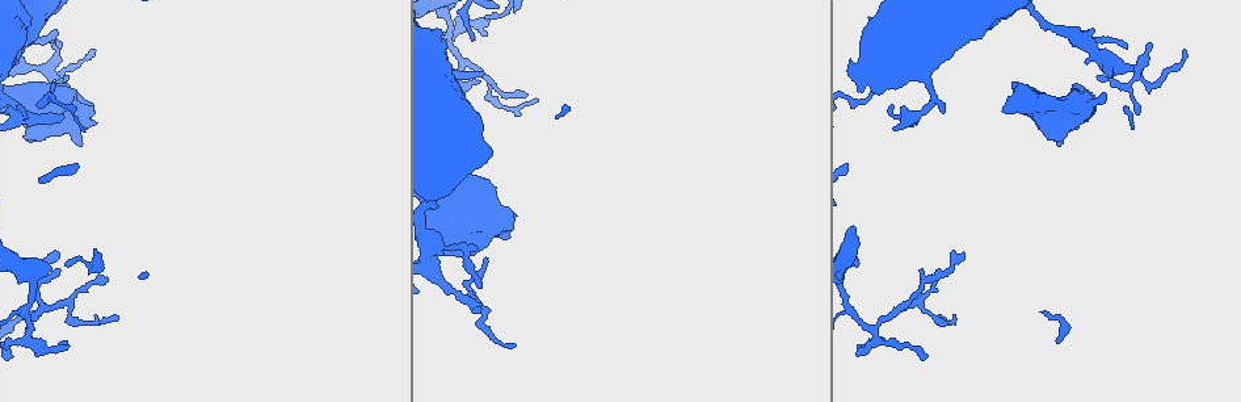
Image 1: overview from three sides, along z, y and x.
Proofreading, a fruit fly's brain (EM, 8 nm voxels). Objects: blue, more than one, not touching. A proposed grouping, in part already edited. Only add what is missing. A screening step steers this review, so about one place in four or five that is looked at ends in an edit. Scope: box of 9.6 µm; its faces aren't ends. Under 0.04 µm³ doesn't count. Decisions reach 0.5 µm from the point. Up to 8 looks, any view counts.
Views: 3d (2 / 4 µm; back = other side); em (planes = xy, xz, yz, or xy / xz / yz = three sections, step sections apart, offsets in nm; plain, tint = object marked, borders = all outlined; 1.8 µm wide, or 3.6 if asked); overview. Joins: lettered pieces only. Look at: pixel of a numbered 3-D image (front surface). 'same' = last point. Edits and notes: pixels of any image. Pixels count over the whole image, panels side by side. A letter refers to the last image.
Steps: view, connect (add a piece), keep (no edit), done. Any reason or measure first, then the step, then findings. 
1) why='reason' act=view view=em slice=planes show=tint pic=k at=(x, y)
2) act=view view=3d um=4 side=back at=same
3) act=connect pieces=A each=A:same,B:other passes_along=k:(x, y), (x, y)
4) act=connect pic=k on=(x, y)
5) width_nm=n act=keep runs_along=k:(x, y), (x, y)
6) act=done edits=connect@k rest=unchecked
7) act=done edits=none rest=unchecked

why='free end' act=view view=em slice=yz step=4 show=tint pic=1 at=(62, 113)

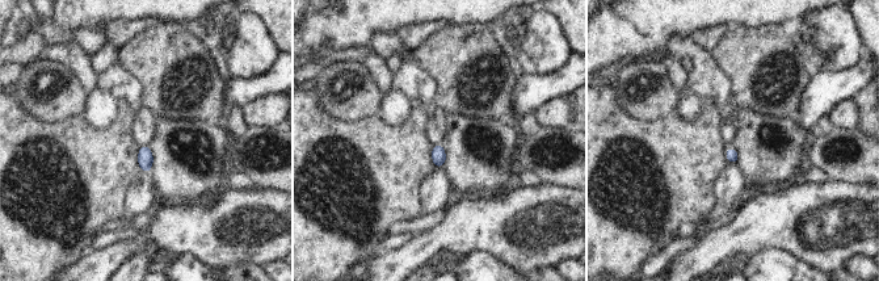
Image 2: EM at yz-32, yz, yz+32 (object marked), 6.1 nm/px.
act=view view=em slice=planes show=borders at=same

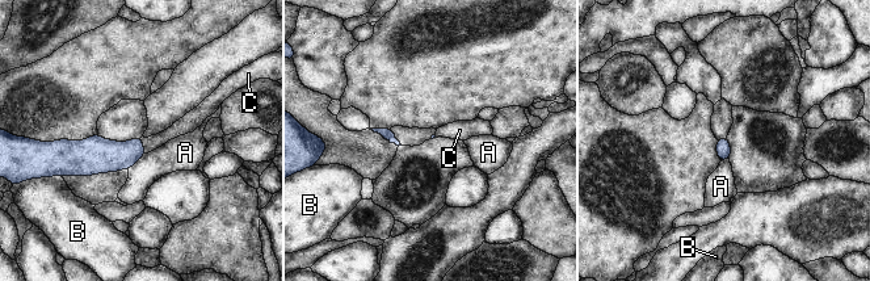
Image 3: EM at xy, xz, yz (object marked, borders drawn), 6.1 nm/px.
act=connect pic=3 on=(179, 128) each=A:other,B:other,C:same found='it goes on there'

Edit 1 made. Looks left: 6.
why='tapers out' act=view view=em um=3.6 slice=xy step=4 show=borders pic=1 at=(536, 98)

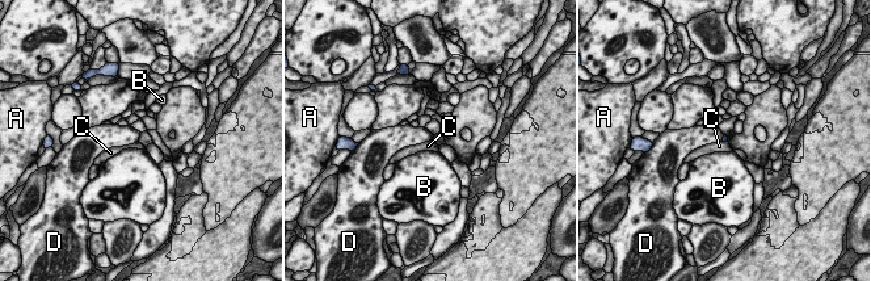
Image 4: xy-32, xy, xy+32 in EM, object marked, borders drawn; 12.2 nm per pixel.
act=view view=em um=3.6 slice=planes show=borders at=same

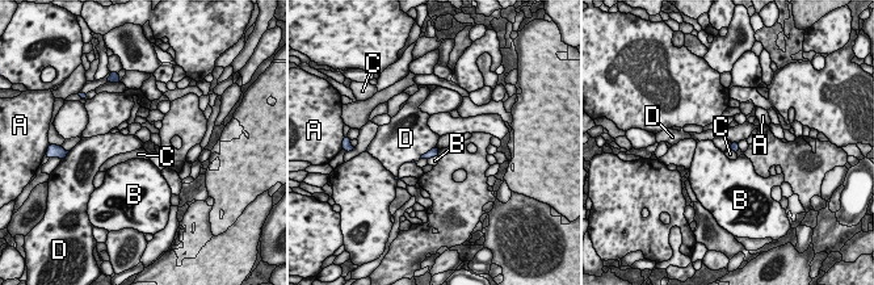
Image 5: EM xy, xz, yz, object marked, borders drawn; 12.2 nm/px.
width_nm=100 act=keep each=A:other,B:other,C:other,D:other border=5:(436, 146), (419, 158) found='none of them fits'

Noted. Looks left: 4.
act=done edits=connect@3 rest=unchecked

